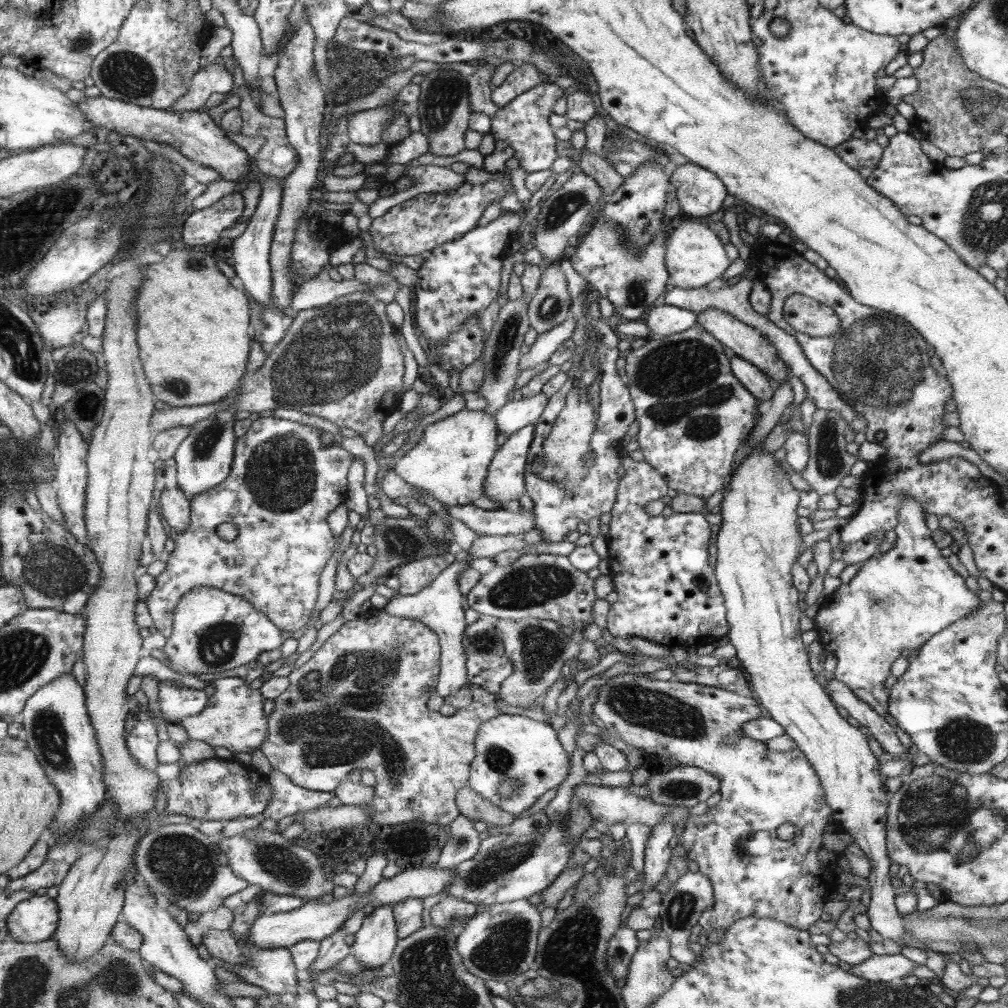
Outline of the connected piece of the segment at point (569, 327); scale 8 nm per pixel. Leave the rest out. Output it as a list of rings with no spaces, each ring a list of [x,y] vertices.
[[[569,316],[561,325],[558,324],[552,330],[539,334],[536,342],[530,346],[530,350],[520,356],[517,376],[523,370],[531,369],[542,364],[542,362],[550,360],[550,357],[558,350],[559,346],[572,338],[574,329],[576,329],[576,320],[574,320],[574,316]]]

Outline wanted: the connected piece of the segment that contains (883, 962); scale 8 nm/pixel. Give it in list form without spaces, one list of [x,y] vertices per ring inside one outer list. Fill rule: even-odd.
[[[902,954],[872,956],[867,962],[852,965],[851,974],[869,982],[898,982],[909,976],[917,968],[916,963]]]

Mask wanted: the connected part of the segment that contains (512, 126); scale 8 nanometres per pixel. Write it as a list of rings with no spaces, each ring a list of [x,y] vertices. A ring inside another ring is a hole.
[[[541,83],[539,86],[516,96],[506,106],[499,107],[491,117],[491,135],[496,141],[506,142],[514,150],[513,160],[509,165],[524,168],[530,174],[550,169],[556,159],[556,136],[548,124],[552,106],[558,98],[562,99],[565,91],[556,84]]]

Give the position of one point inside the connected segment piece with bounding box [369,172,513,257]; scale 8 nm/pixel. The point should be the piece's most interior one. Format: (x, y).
(421, 224)

